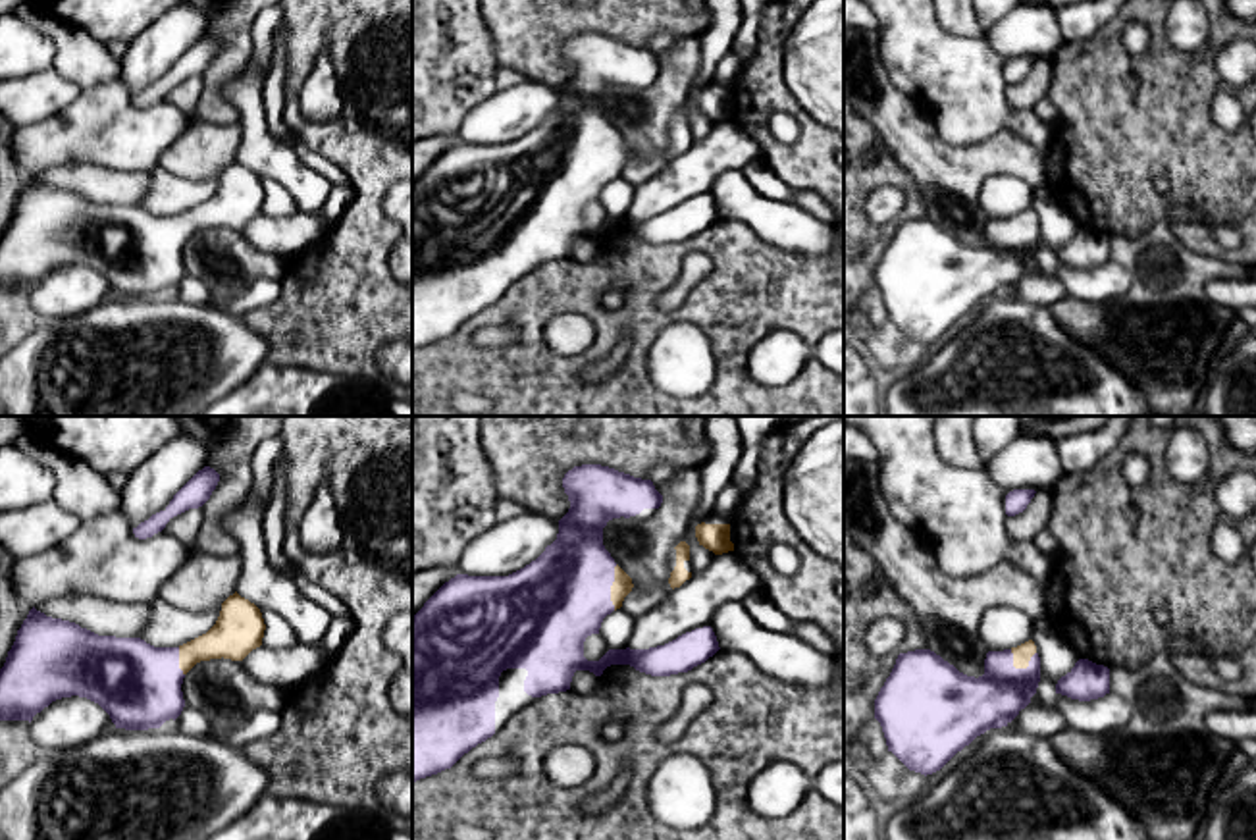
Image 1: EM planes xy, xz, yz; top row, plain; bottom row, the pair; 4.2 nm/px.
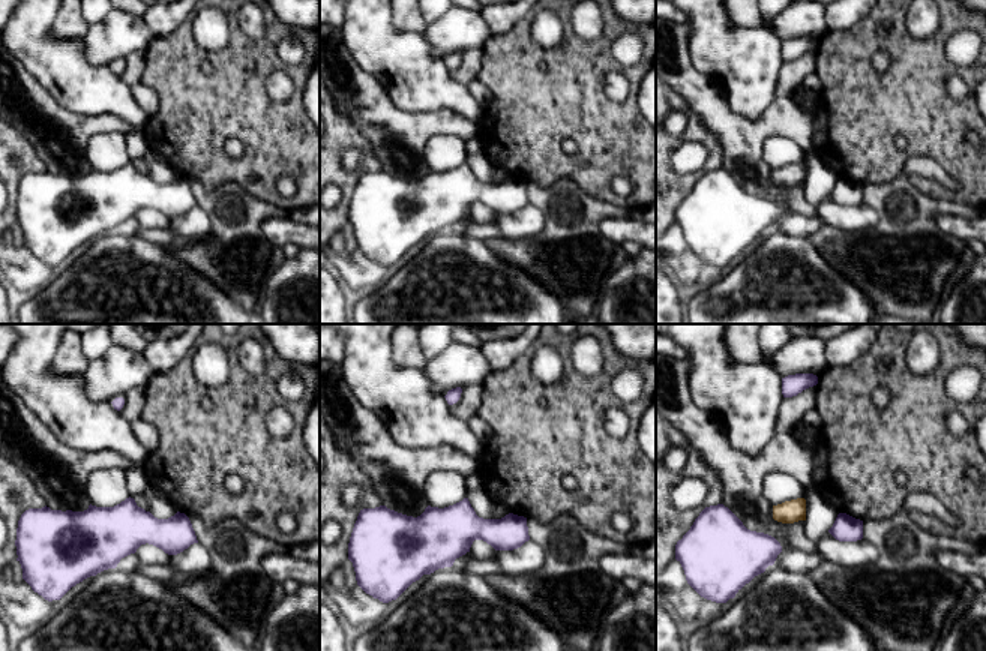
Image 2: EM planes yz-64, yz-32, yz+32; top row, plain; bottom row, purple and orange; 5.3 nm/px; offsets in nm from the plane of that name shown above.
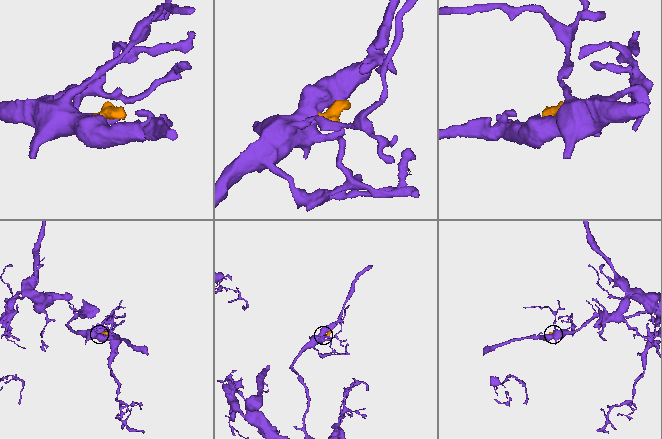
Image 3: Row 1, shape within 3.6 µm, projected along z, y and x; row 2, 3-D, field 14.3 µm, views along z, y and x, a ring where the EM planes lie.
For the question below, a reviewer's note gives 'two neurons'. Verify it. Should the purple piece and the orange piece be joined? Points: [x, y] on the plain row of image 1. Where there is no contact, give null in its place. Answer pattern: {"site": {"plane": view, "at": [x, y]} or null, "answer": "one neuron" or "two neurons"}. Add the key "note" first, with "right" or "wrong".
{"note": "wrong", "site": {"plane": "xz", "at": [609, 157]}, "answer": "one neuron"}

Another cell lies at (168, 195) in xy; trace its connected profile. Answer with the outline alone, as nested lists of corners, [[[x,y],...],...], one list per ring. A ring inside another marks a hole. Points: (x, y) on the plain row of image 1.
[[[162,168],[146,171],[148,191],[139,206],[154,216],[179,216],[206,202],[218,189],[222,171],[206,179],[181,179]]]

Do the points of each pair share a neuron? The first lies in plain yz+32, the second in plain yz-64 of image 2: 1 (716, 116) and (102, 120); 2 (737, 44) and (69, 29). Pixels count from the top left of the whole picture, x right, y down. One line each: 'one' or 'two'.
1: one
2: two

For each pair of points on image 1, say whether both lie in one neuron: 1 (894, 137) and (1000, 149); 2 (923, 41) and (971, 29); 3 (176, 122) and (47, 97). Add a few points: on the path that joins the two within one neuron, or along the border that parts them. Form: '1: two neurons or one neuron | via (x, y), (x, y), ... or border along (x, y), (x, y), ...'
1: one neuron | via (921, 153), (927, 158), (973, 158)
2: two neurons | border along (935, 20), (948, 33), (981, 37)
3: two neurons | border along (83, 89), (62, 108), (31, 122)

